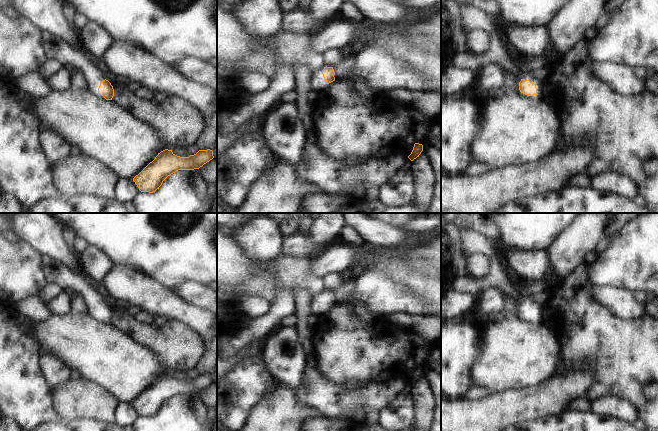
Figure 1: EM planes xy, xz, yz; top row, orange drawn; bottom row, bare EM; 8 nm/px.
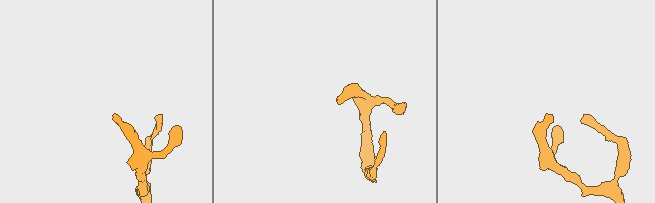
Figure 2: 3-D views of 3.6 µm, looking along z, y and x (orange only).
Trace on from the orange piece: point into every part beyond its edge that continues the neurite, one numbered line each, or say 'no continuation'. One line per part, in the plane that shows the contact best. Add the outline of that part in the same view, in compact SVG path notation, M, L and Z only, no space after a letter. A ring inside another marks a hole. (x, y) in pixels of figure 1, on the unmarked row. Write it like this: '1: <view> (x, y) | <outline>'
1: yz (535, 300) | M523 290L519 302L529 304L530 306L534 307L536 309L537 314L542 312L541 310L541 304L542 304L543 296L534 294L534 295L527 295L525 291Z

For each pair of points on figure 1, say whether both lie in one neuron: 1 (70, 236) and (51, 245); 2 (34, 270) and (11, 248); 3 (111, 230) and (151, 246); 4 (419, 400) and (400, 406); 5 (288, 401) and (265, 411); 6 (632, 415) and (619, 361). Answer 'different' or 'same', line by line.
1: different
2: same
3: same
4: different
5: same
6: different

